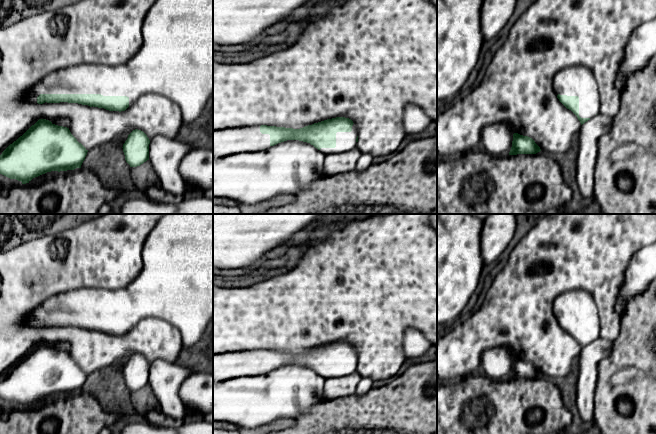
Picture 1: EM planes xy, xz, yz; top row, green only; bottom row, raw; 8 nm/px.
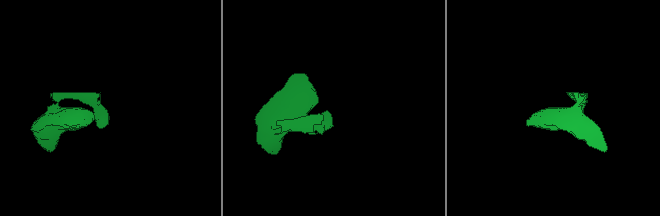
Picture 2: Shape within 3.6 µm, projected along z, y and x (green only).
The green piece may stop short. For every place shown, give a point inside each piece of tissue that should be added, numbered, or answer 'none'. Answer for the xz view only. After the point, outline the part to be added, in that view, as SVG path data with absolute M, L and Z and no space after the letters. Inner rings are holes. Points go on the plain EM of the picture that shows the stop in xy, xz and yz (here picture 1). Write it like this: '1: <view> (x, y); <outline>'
1: xz (345, 365); M355 348L352 350L351 356L337 356L336 357L336 371L335 372L321 372L320 375L325 379L343 377L354 374L357 366L358 354Z

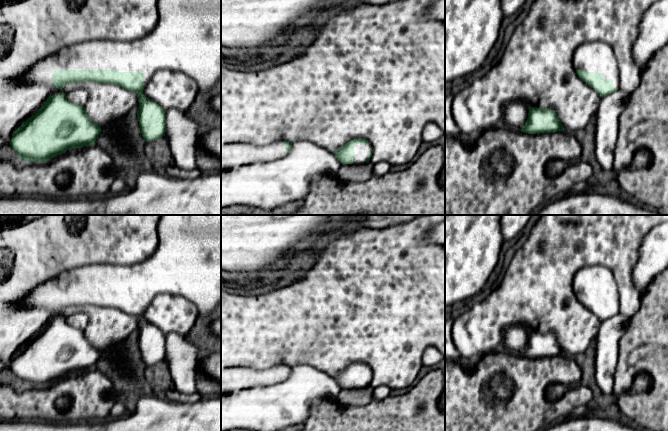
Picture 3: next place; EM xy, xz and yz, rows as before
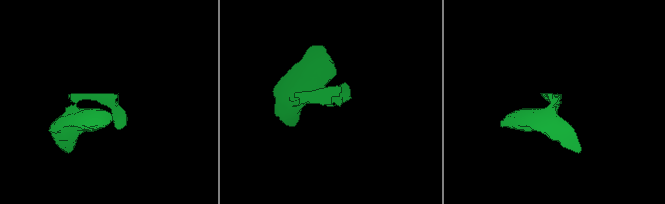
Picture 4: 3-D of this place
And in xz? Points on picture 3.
1: xz (360, 380); M368 366L365 369L355 368L354 369L354 385L355 387L364 387L366 386L367 380L372 378L371 372L372 368Z

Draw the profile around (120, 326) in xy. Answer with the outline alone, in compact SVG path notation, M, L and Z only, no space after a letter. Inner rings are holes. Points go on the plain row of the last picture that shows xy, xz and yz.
M85 305L69 307L62 312L65 318L74 313L85 313L88 316L85 335L98 349L126 342L132 335L137 336L139 333L138 318L114 308Z

